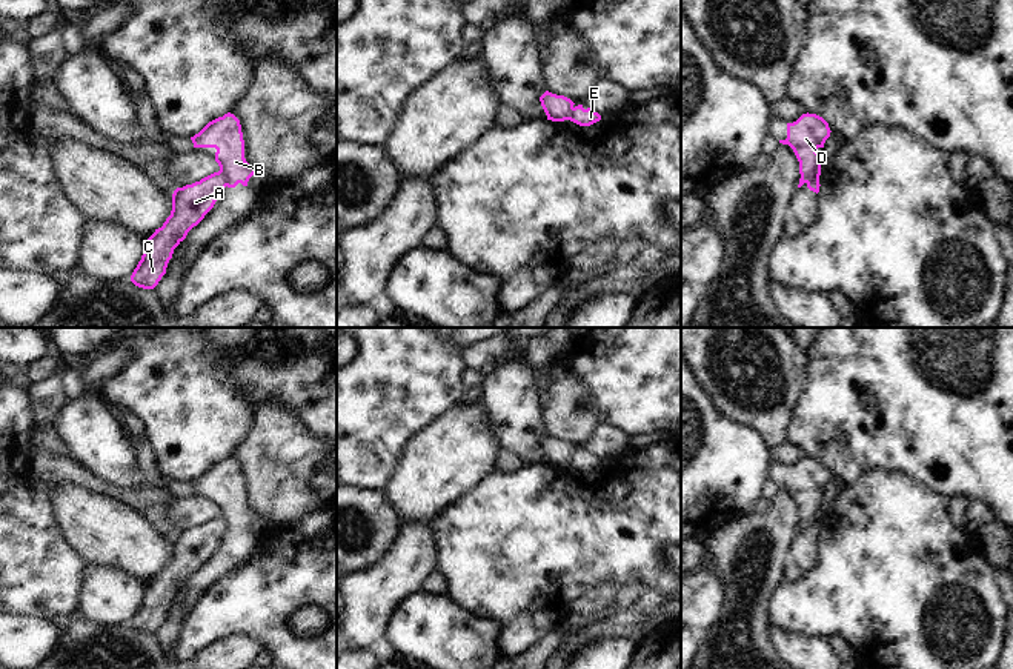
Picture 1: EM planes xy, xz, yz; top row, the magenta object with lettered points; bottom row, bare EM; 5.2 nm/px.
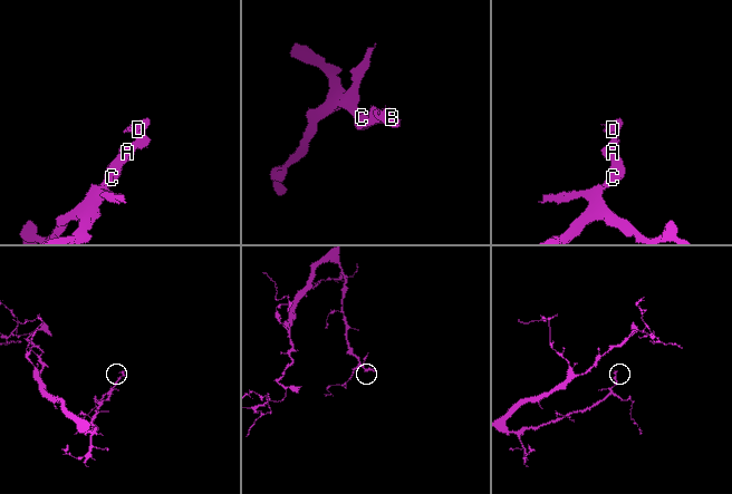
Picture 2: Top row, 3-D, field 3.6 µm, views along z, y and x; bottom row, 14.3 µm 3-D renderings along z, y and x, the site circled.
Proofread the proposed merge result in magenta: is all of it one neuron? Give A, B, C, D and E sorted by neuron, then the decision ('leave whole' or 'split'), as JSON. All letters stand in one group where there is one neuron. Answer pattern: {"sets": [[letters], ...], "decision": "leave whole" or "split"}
{"sets": [["A", "C"], ["B", "D", "E"]], "decision": "split"}

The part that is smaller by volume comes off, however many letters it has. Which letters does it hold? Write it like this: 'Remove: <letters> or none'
Remove: B, D, E

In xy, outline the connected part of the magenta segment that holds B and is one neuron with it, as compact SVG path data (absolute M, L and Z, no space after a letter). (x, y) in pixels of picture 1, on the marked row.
M228 112L209 121L198 134L191 137L194 148L215 148L215 161L220 172L228 180L228 188L238 183L247 186L255 175L257 168L251 166L244 158L244 140L240 120Z

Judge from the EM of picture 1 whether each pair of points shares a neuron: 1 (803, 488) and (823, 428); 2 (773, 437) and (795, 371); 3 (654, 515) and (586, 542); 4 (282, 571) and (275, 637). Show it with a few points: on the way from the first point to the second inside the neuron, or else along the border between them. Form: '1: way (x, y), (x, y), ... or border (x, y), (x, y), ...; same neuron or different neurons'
1: border (807, 455), (820, 460), (832, 475); different neurons
2: way (773, 420), (778, 388); same neuron
3: way (637, 519), (618, 528), (603, 528); same neuron
4: way (275, 588), (275, 620); same neuron

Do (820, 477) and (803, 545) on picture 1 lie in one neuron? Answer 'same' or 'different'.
same

